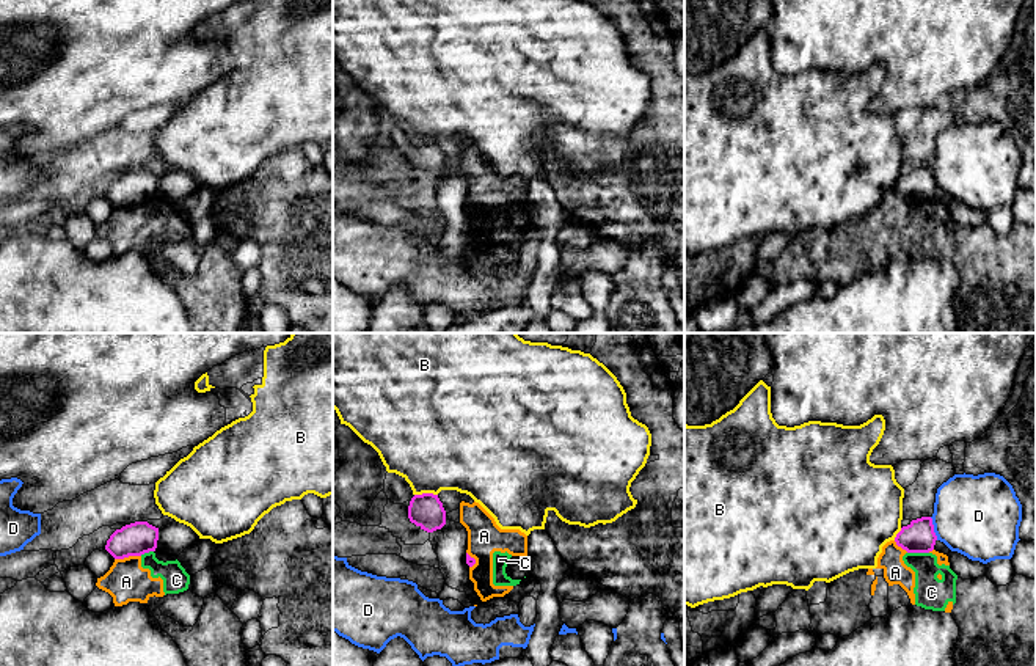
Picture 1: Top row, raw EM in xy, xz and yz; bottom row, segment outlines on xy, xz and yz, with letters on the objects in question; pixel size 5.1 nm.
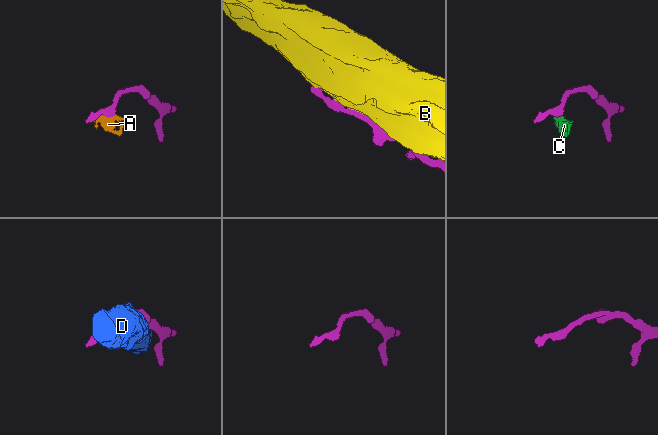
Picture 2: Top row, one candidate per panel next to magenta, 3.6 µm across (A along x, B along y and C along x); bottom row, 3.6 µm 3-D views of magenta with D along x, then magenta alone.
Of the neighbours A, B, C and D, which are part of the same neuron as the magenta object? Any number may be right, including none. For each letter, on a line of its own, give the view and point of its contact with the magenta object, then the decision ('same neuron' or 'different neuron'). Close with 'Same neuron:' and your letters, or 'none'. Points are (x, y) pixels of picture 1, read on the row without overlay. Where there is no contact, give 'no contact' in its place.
A: xy (127, 204) | different neuron
B: xz (426, 142) | different neuron
C: yz (919, 200) | different neuron
D: yz (933, 176) | different neuron
Same neuron: none

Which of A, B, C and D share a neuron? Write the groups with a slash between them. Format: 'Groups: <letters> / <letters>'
Groups: A C / B / D

